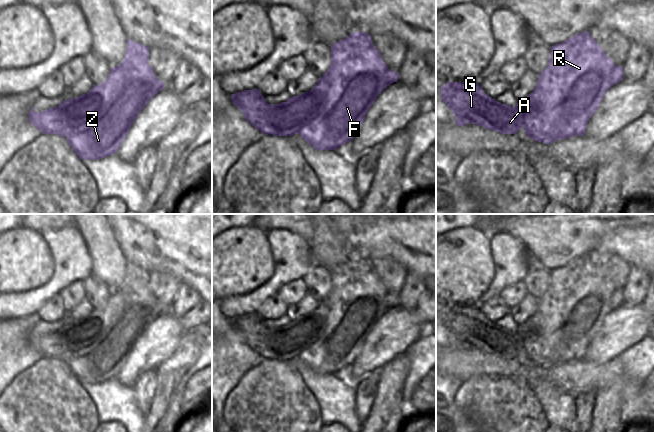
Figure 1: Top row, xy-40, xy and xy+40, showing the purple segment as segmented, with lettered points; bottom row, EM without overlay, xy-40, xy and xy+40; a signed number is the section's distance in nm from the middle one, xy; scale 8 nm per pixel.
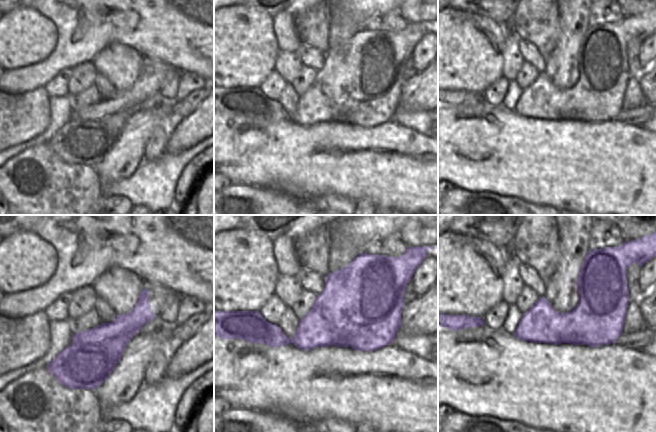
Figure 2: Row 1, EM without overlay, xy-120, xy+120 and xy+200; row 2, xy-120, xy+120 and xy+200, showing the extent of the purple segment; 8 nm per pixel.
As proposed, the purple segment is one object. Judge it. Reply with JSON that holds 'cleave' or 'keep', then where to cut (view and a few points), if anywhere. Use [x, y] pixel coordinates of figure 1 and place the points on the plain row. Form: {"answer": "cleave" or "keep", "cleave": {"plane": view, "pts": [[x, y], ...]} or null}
{"answer": "cleave", "cleave": {"plane": "xy-40", "pts": [[97, 317], [104, 327], [104, 332], [93, 343], [66, 360]]}}

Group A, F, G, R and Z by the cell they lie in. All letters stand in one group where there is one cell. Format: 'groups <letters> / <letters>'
groups A G / F R Z

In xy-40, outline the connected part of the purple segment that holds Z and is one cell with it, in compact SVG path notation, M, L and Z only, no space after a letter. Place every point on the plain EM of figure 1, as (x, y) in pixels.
M127 263L127 275L123 285L111 292L102 308L93 309L88 316L90 319L98 318L103 323L105 331L94 344L80 350L74 358L67 360L66 364L81 384L100 384L115 378L139 337L158 316L165 312L165 307L157 303L148 284L149 272Z

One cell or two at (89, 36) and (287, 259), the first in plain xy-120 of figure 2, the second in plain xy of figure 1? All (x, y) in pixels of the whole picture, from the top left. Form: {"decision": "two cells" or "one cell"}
{"decision": "one cell"}

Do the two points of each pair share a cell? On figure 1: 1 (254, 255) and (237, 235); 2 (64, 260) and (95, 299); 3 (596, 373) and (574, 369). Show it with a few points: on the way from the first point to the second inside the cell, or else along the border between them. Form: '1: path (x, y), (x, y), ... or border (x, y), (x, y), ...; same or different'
1: path (249, 250), (242, 243), (242, 238); same
2: border (92, 273), (82, 281); different
3: path (591, 373), (579, 373); same

